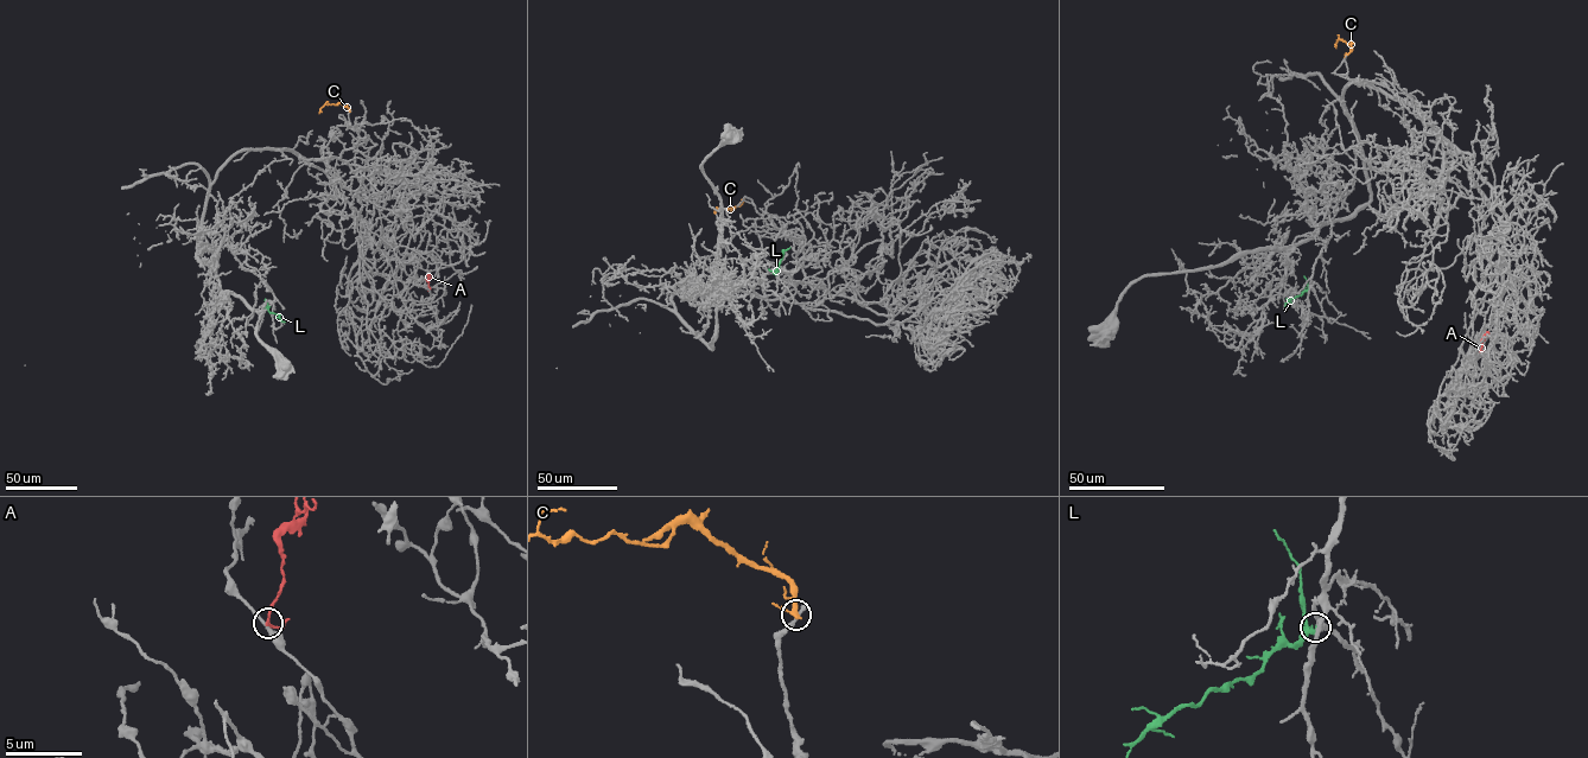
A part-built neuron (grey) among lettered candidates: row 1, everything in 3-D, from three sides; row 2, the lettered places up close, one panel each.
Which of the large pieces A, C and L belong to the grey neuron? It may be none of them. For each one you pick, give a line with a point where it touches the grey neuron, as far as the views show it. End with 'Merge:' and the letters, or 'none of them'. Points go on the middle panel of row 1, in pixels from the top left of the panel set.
L: contact (779, 271)
Merge: L

